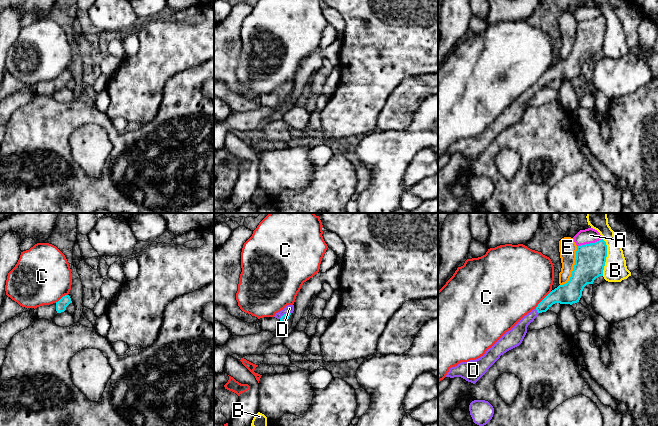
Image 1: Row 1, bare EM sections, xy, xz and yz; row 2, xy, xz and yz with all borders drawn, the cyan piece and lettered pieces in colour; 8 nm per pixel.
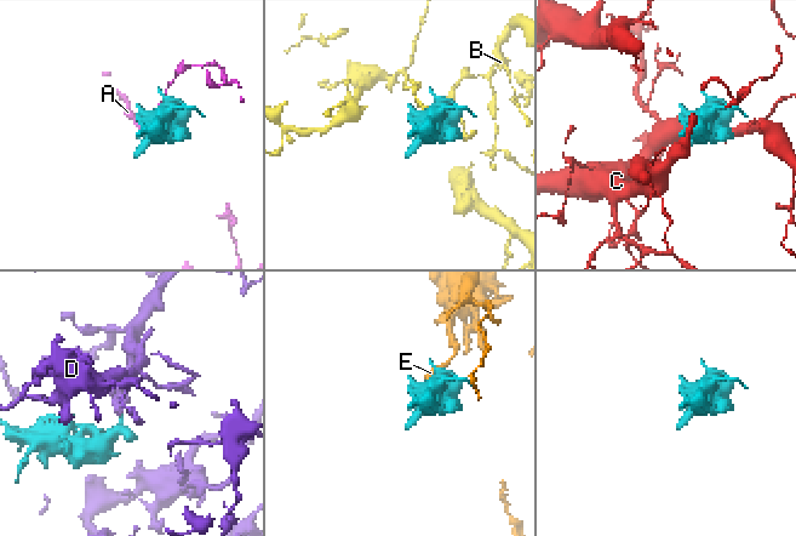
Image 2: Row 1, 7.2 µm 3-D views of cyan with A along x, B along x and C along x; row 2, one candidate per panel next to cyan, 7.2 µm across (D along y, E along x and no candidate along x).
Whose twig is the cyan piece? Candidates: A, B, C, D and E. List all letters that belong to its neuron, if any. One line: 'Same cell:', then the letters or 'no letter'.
Same cell: D

